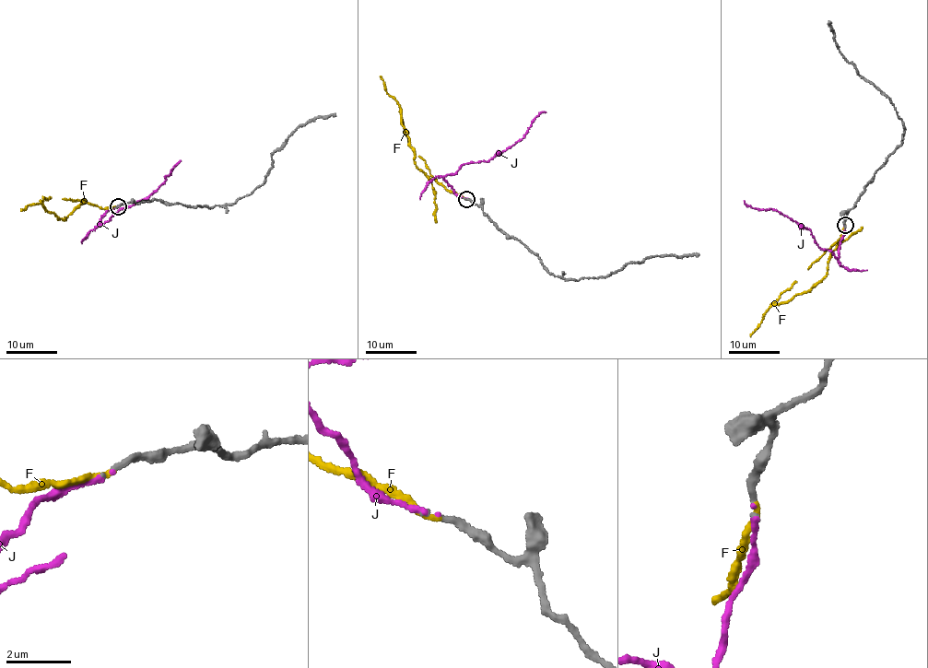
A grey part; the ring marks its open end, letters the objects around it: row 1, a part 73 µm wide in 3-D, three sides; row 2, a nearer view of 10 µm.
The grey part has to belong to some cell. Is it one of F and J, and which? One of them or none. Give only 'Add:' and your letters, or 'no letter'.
Add: F

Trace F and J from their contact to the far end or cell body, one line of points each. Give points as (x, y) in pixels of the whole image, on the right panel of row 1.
F: (845, 226), (841, 238), (832, 245), (825, 275), (806, 291), (794, 295), (790, 300), (770, 304), (796, 281)
J: (844, 227), (837, 257), (816, 244), (803, 225), (776, 210), (758, 209), (744, 200)

